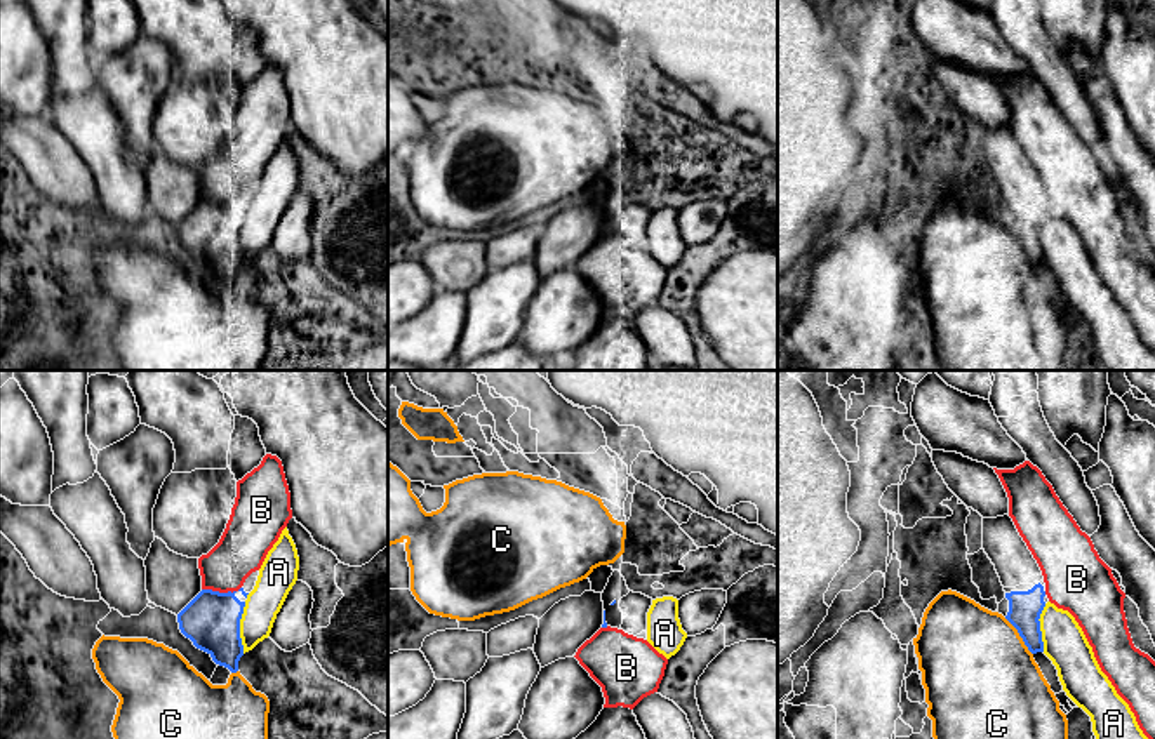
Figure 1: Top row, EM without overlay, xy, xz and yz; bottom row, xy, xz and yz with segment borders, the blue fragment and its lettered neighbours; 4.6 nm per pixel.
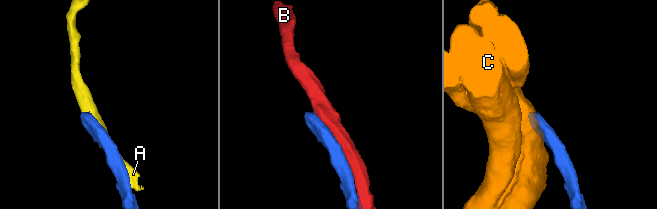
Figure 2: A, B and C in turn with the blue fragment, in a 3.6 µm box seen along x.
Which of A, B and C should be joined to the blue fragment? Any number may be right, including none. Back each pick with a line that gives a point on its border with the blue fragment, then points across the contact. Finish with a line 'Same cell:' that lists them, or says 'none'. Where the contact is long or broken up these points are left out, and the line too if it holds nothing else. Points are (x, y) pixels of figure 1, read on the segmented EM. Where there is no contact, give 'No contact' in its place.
Same cell: none

